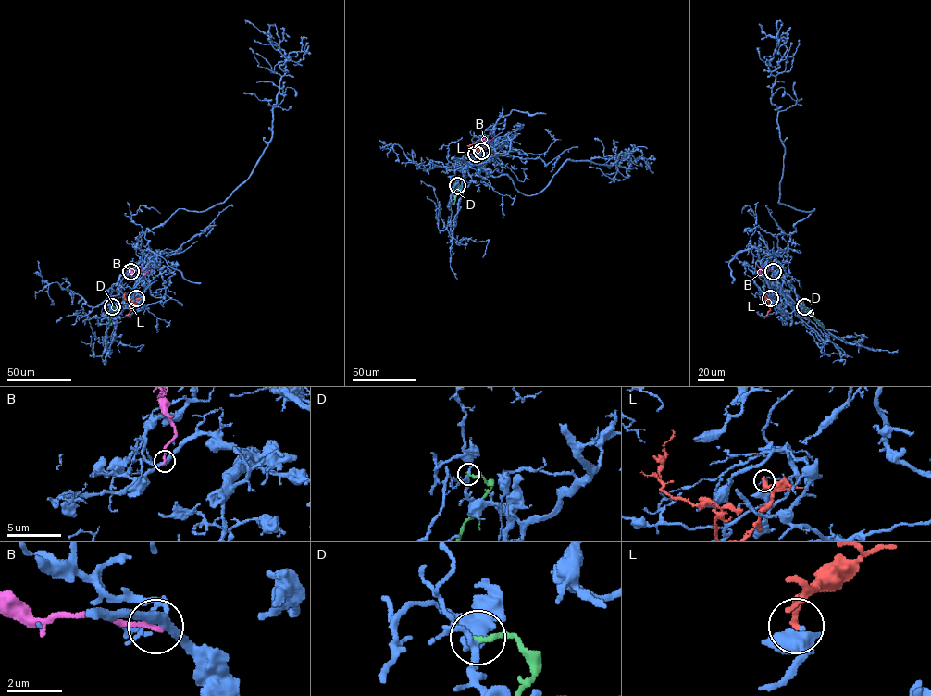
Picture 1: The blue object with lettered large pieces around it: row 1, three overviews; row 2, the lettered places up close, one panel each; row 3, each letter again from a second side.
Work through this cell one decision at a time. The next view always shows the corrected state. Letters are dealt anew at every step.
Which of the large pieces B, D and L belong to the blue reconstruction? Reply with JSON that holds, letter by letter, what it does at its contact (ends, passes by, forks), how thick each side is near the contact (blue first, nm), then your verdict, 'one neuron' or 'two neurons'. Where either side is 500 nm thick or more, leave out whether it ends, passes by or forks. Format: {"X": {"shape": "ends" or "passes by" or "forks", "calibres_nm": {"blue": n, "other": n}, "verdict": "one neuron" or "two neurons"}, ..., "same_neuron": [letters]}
{"B": {"shape": "ends", "calibres_nm": {"blue": 240, "other": 190}, "verdict": "two neurons"}, "D": {"shape": "ends", "calibres_nm": {"blue": 170, "other": 190}, "verdict": "two neurons"}, "L": {"shape": "ends", "calibres_nm": {"blue": 150, "other": 280}, "verdict": "two neurons"}, "same_neuron": []}

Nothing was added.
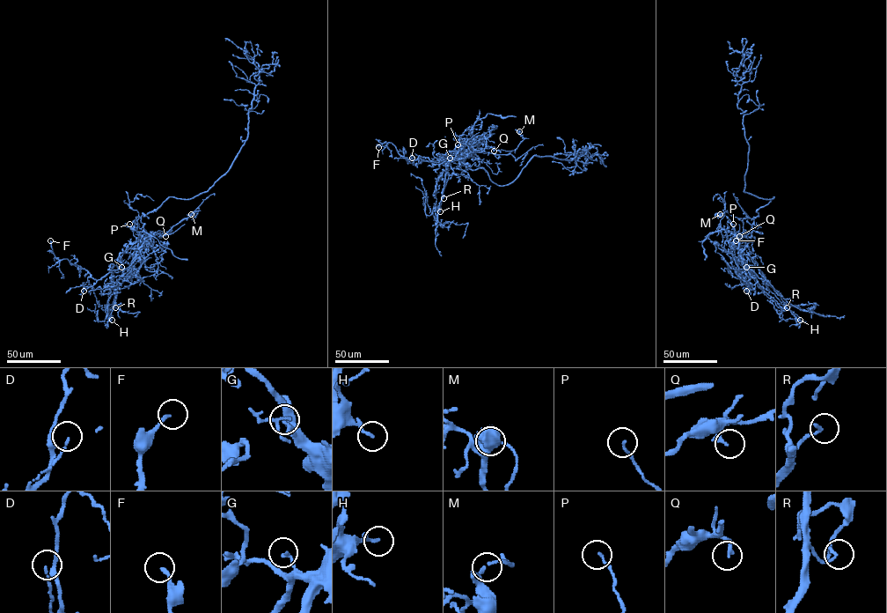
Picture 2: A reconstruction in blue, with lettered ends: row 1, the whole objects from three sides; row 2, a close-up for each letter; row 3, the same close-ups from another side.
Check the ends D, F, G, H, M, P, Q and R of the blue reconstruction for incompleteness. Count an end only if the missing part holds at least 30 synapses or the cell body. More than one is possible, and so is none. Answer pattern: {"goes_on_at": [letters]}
{"goes_on_at": []}

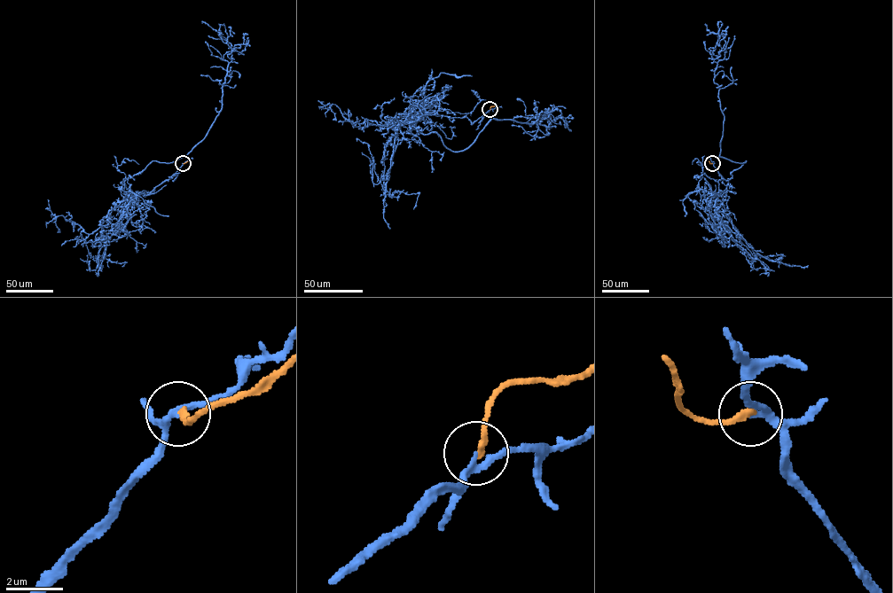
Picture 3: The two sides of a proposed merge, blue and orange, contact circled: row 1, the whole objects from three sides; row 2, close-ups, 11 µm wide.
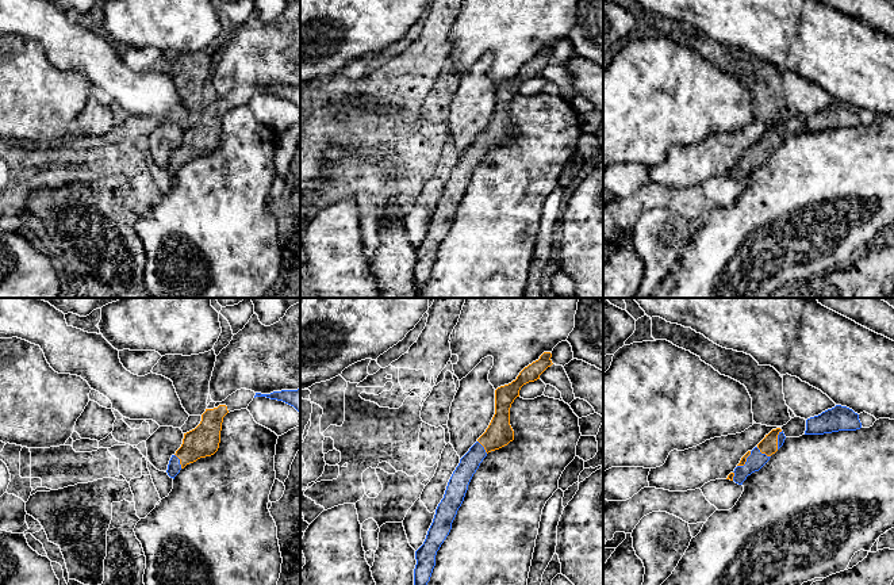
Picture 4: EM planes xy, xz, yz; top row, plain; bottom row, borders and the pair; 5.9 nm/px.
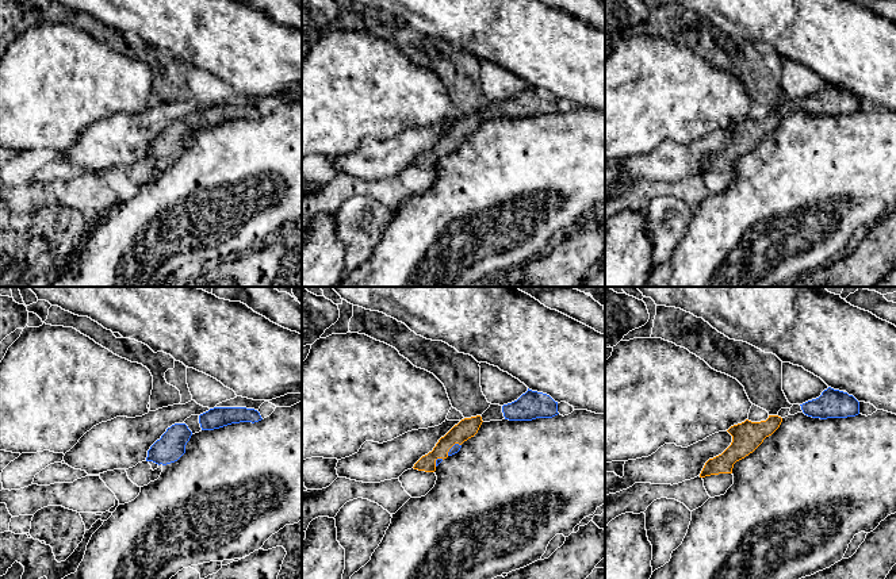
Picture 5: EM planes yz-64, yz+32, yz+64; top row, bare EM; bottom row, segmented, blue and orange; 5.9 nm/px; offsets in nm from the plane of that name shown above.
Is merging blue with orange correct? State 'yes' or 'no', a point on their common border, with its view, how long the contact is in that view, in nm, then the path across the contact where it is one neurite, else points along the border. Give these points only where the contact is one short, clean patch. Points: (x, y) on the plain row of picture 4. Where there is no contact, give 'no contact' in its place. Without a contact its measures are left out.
yes; contact yz (763, 150); length 110 nm; way yz (756, 156), (763, 150), (768, 142)

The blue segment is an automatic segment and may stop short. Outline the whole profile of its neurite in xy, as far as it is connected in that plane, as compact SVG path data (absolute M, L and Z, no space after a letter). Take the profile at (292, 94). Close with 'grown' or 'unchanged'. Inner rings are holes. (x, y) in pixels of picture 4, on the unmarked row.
M300 85L273 88L270 91L256 89L254 95L256 93L266 93L270 96L283 98L283 99L293 103L300 110Z; unchanged

